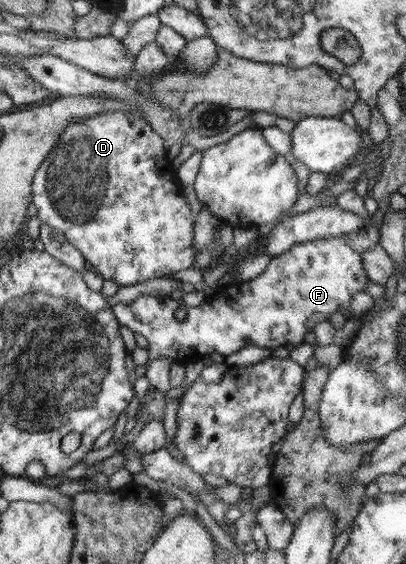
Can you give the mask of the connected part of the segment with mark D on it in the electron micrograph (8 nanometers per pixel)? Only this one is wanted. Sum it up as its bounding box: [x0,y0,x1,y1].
[32,111,196,286]

